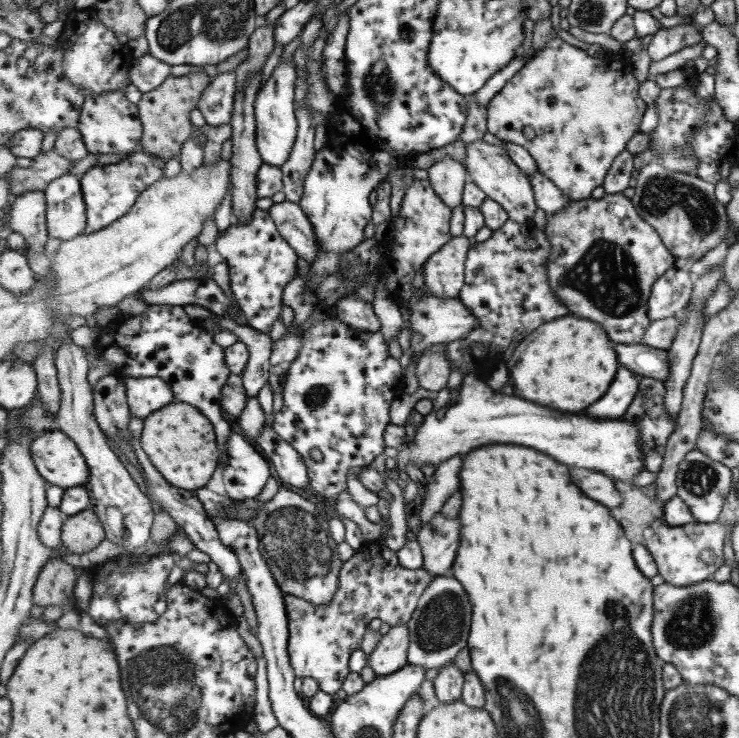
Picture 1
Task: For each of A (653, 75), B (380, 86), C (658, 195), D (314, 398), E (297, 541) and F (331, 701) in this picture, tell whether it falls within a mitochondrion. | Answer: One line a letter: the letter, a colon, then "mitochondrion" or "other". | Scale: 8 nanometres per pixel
A: other
B: mitochondrion
C: mitochondrion
D: mitochondrion
E: mitochondrion
F: other

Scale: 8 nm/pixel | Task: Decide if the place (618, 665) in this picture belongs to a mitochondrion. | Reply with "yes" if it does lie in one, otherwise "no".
yes

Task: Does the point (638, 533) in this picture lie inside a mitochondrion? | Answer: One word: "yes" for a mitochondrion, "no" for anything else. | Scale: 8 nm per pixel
no

